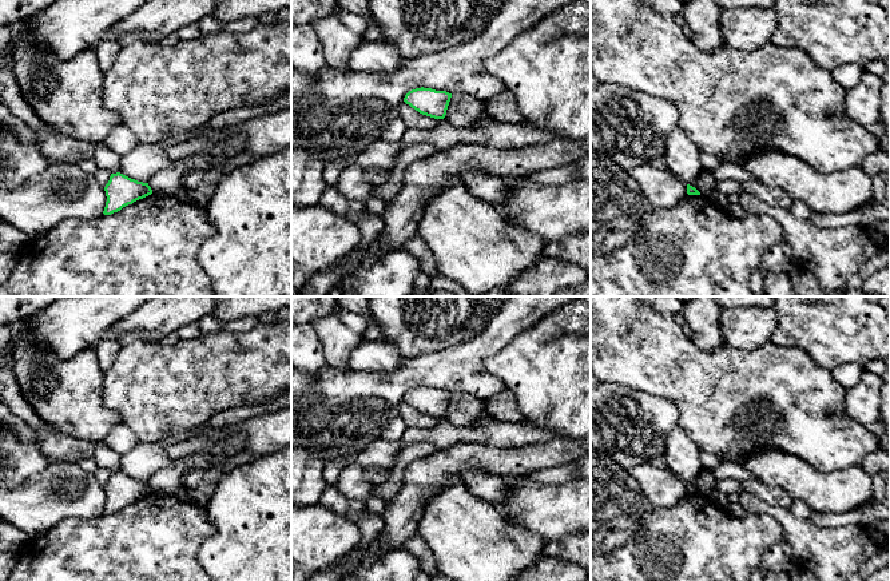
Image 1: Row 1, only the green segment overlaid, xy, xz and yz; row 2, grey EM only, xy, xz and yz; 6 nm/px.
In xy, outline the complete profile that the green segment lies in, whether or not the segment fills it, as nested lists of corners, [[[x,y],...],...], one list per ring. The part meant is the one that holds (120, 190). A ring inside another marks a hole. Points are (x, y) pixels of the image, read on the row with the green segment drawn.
[[[120,172],[111,174],[104,187],[107,202],[103,214],[111,215],[152,194],[148,183],[138,182]]]

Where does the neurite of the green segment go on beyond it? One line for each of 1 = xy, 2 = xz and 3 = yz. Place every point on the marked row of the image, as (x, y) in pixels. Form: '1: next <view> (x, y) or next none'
1: next none
2: next none
3: next none

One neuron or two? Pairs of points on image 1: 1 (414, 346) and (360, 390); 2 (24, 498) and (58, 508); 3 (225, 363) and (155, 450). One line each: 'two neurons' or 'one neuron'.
1: two neurons
2: one neuron
3: two neurons

